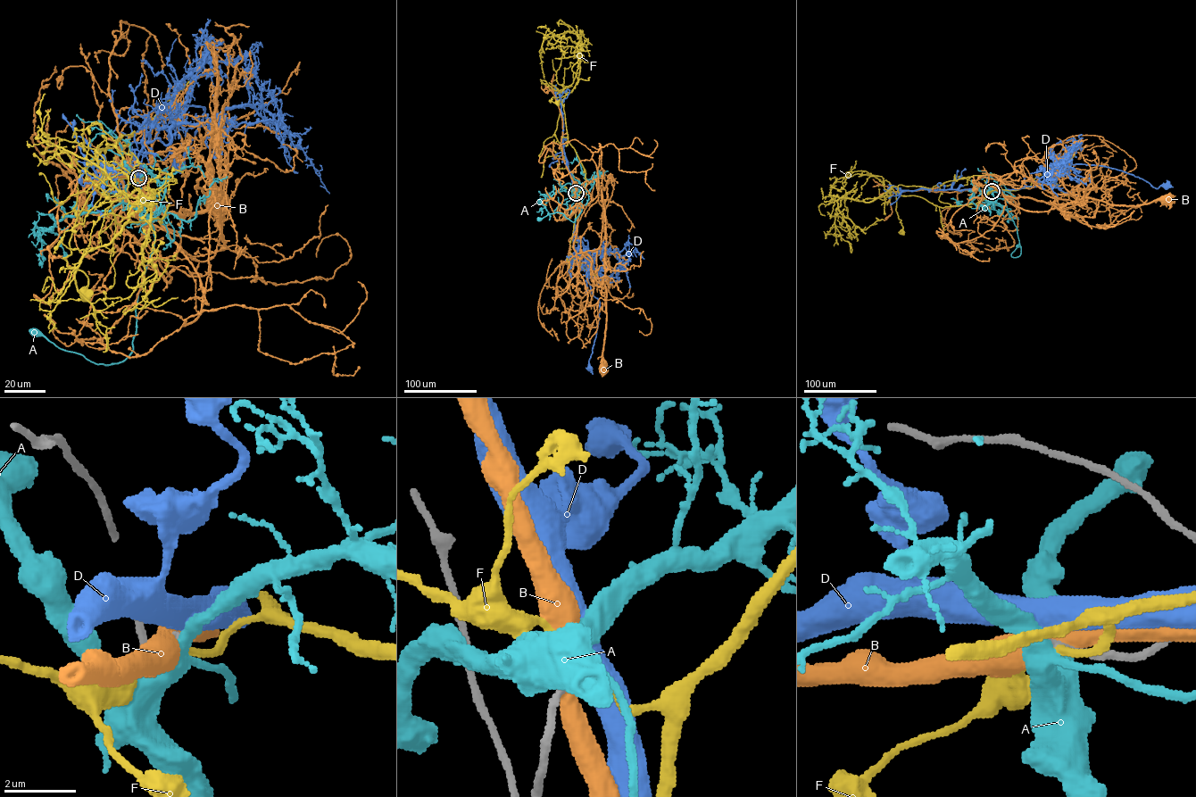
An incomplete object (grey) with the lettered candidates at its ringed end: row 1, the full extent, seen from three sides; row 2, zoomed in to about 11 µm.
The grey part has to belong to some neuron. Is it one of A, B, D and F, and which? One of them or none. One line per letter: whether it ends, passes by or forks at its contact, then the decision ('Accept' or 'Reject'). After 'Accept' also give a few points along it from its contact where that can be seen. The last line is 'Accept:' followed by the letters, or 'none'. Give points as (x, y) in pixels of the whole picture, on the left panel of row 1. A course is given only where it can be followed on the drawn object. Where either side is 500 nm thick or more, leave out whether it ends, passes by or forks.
A: It forks there. Reject
B: Reject
D: Reject
F: It passes by. Reject
Accept: none

